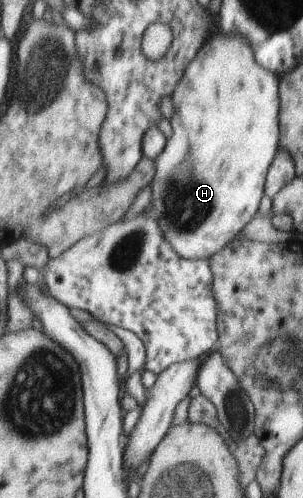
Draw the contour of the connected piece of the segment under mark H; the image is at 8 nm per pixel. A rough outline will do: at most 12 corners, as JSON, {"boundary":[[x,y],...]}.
{"boundary":[[216,29],[172,97],[152,215],[184,259],[258,216],[280,77]]}

